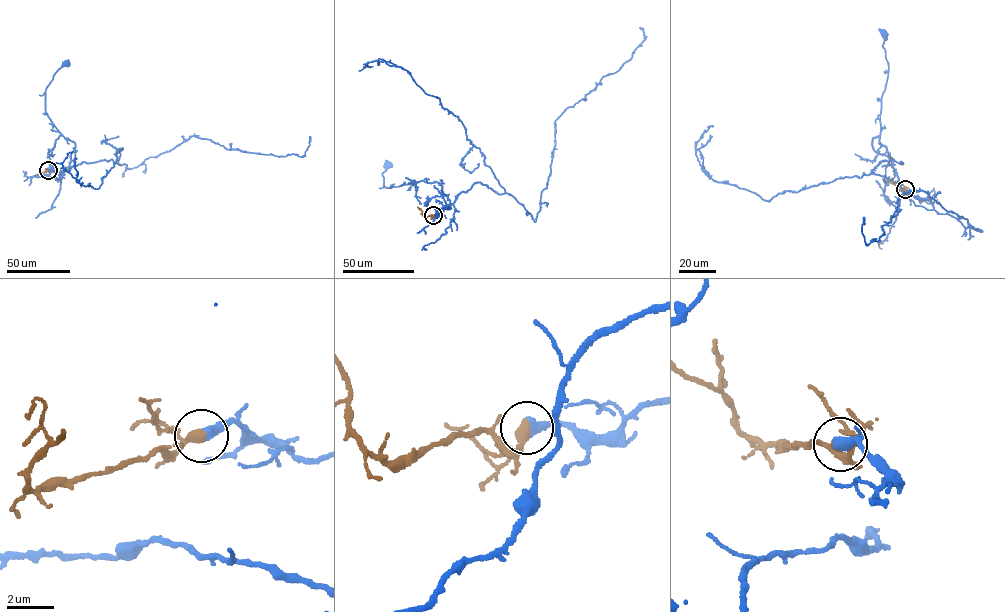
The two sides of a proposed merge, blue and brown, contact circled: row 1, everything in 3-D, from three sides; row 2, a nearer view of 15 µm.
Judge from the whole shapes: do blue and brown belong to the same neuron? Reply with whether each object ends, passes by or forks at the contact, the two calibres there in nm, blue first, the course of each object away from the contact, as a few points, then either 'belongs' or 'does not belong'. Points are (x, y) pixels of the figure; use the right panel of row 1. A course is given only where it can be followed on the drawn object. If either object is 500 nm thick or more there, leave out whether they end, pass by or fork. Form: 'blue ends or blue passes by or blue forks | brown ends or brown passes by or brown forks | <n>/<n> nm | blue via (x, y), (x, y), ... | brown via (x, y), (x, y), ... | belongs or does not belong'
blue ends | brown passes by | 480/320 nm | blue via (905, 189), (908, 194), (901, 196), (905, 191), (879, 139), (888, 67), (884, 33) | brown via (905, 189), (898, 189), (886, 178) | belongs

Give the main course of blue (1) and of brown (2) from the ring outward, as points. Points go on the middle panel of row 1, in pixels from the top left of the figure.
1: (434, 215), (442, 213), (444, 206), (450, 202), (441, 185), (421, 180), (387, 188), (382, 174), (388, 164)
2: (433, 215), (424, 216), (417, 206)

